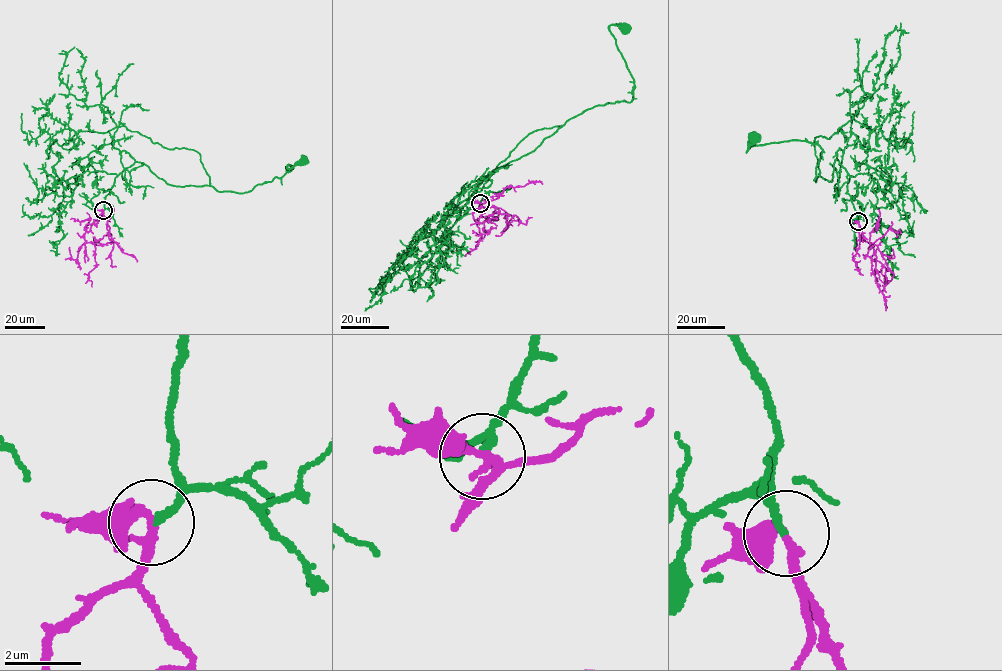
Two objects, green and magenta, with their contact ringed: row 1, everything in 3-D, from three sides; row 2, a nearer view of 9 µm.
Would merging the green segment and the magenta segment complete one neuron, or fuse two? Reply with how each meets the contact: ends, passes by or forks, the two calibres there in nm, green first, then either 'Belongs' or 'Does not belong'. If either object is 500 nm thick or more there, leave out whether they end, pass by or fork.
At the ring green ends. At the ring magenta passes by. Thickness 200 nm (green) against 280 nm. Belongs

